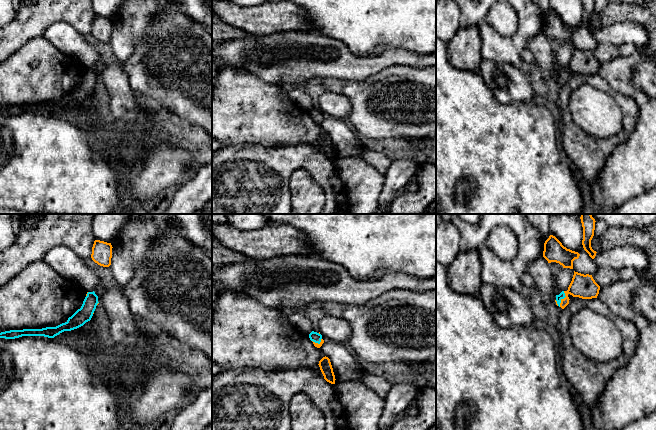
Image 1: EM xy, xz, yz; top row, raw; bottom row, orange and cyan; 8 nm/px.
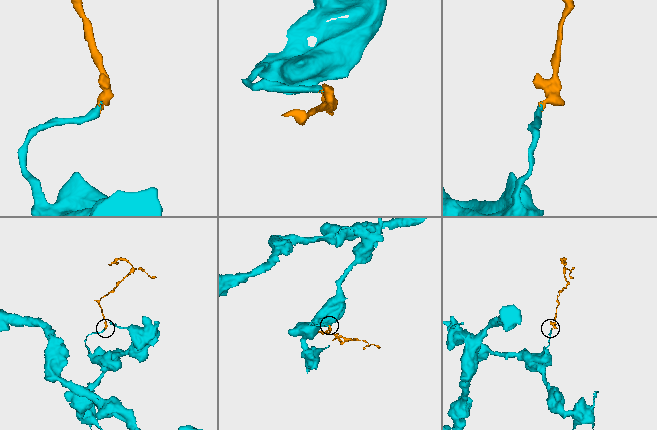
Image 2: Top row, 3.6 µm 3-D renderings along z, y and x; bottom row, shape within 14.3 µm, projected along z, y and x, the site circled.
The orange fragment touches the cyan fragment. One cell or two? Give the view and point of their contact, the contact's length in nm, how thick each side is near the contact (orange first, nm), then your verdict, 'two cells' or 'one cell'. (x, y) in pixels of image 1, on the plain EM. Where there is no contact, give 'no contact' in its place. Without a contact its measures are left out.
meets orange in yz at (562, 75); contact 130 nm long; 190 nm thick on the orange side, 50 nm on the other; one cell

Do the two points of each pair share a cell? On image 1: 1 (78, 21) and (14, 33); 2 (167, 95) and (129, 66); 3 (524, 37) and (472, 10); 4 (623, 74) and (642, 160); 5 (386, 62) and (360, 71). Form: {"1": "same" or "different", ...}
{"1": "same", "2": "same", "3": "same", "4": "same", "5": "same"}

